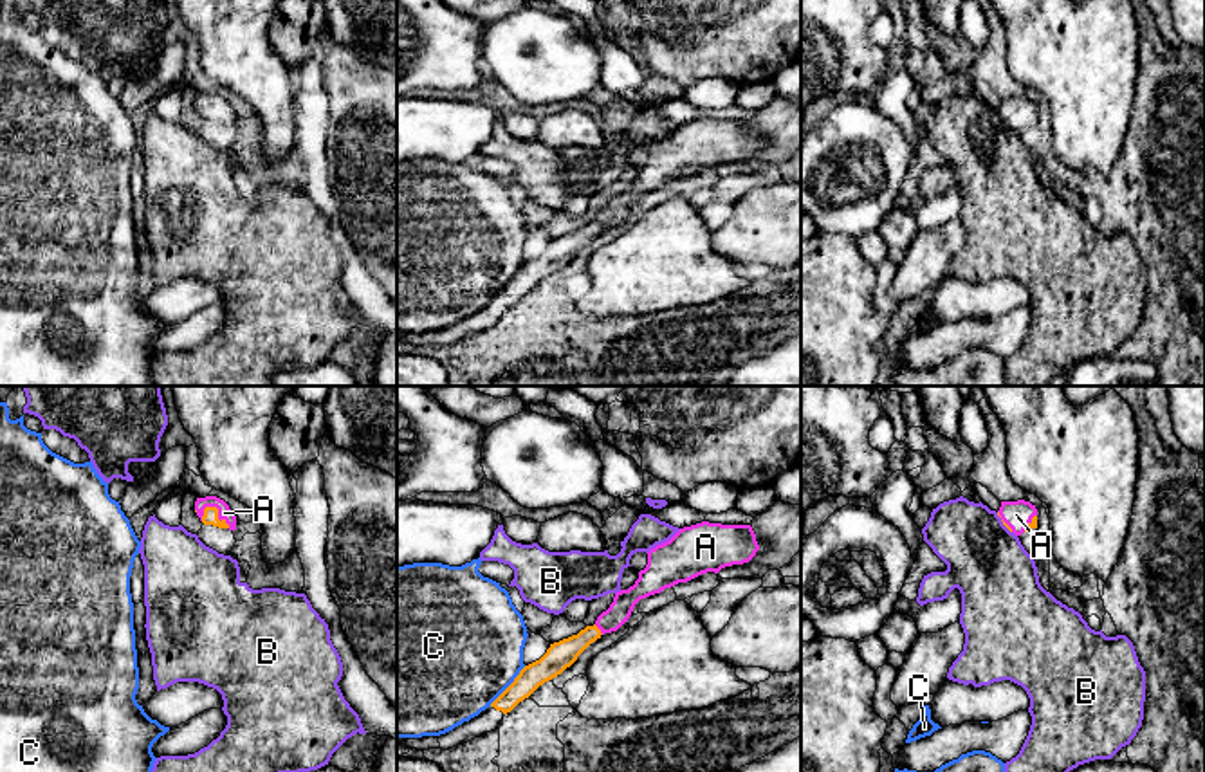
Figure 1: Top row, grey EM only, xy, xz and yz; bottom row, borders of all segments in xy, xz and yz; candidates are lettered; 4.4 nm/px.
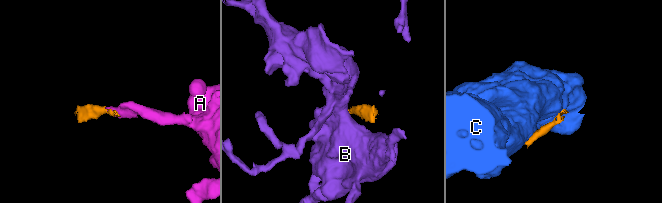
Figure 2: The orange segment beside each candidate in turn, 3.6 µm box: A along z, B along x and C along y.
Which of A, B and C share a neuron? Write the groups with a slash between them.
A / B / C

